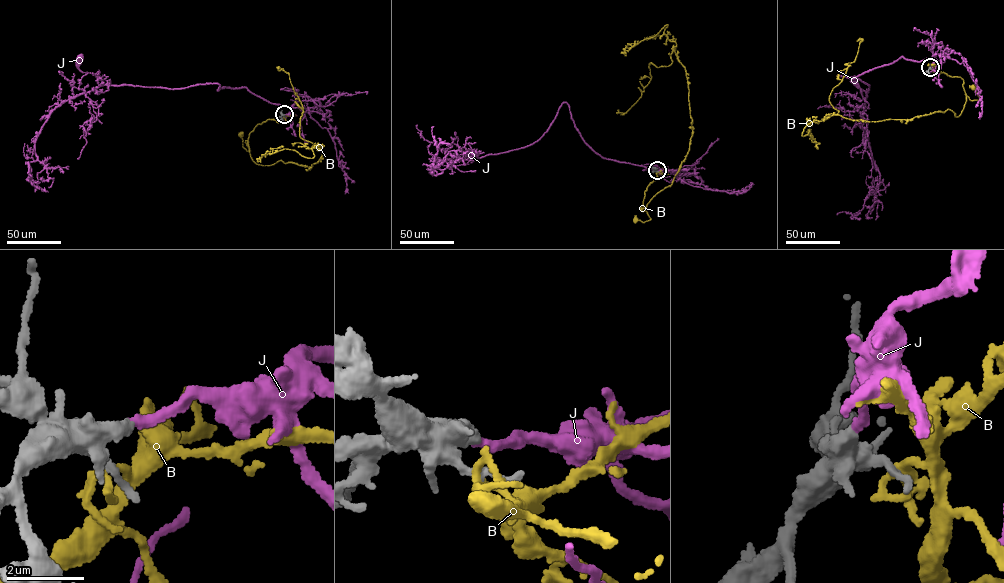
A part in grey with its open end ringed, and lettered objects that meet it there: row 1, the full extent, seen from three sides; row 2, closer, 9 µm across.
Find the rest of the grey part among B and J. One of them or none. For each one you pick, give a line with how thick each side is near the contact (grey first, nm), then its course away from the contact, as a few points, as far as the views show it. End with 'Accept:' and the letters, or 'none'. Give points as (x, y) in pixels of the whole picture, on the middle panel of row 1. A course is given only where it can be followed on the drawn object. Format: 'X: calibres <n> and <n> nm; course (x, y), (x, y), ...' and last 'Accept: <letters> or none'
J: calibres 500 and 240 nm; course (657, 170), (662, 173), (596, 153), (563, 102), (547, 130), (532, 143), (453, 166), (438, 159)
Accept: J

